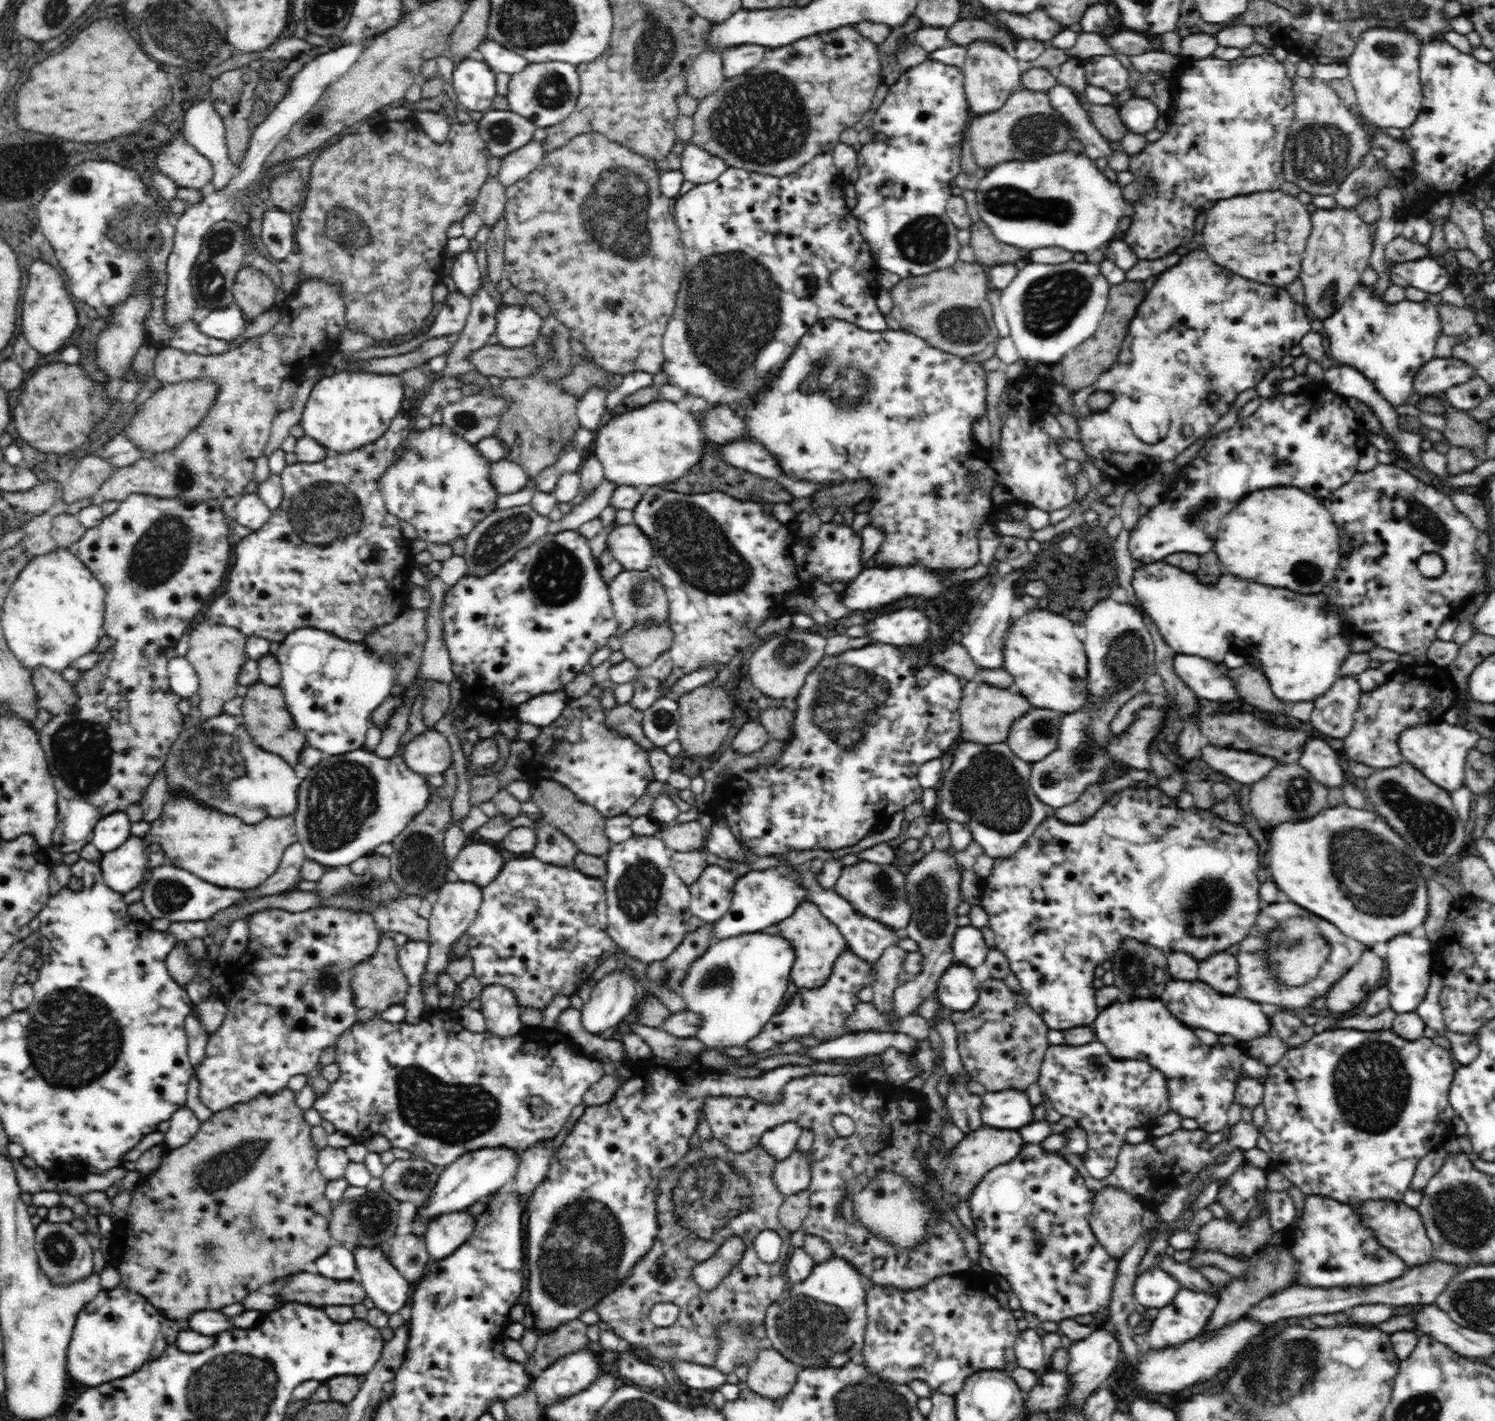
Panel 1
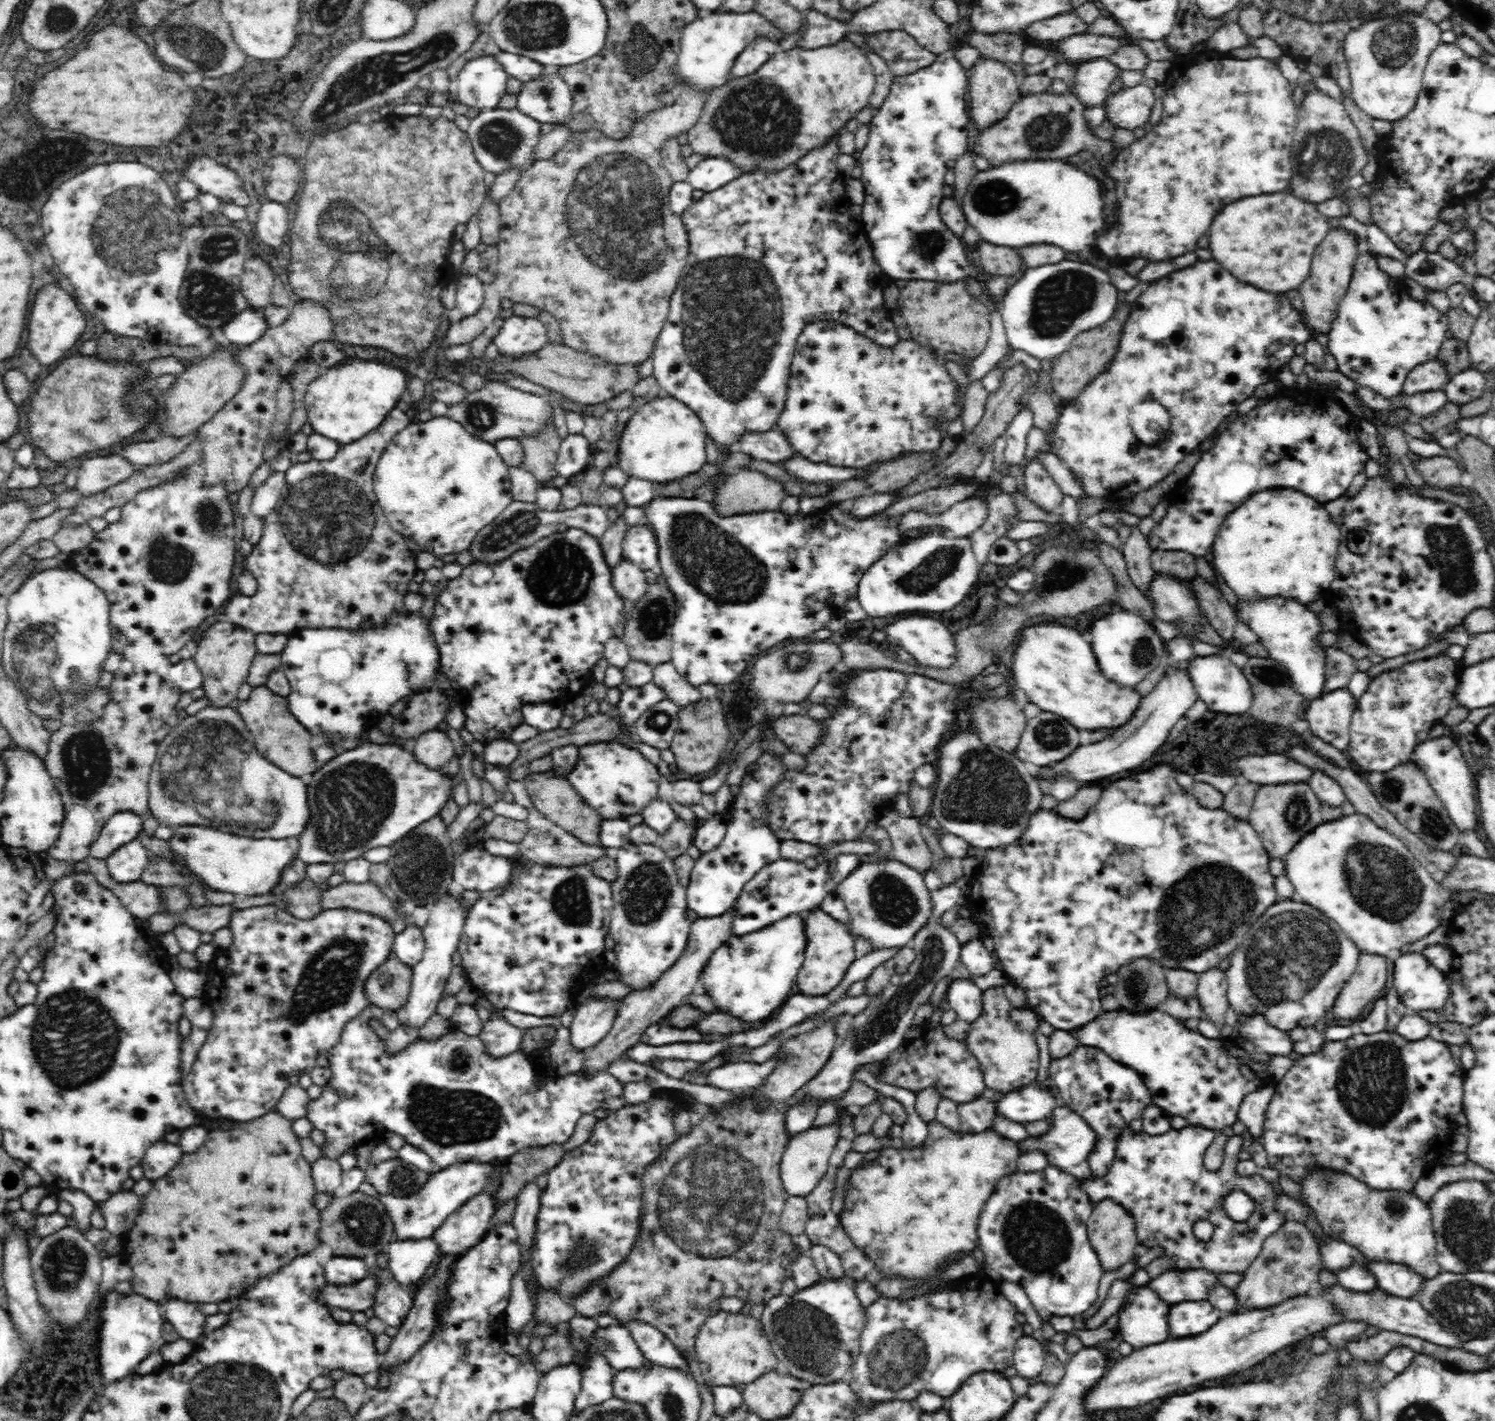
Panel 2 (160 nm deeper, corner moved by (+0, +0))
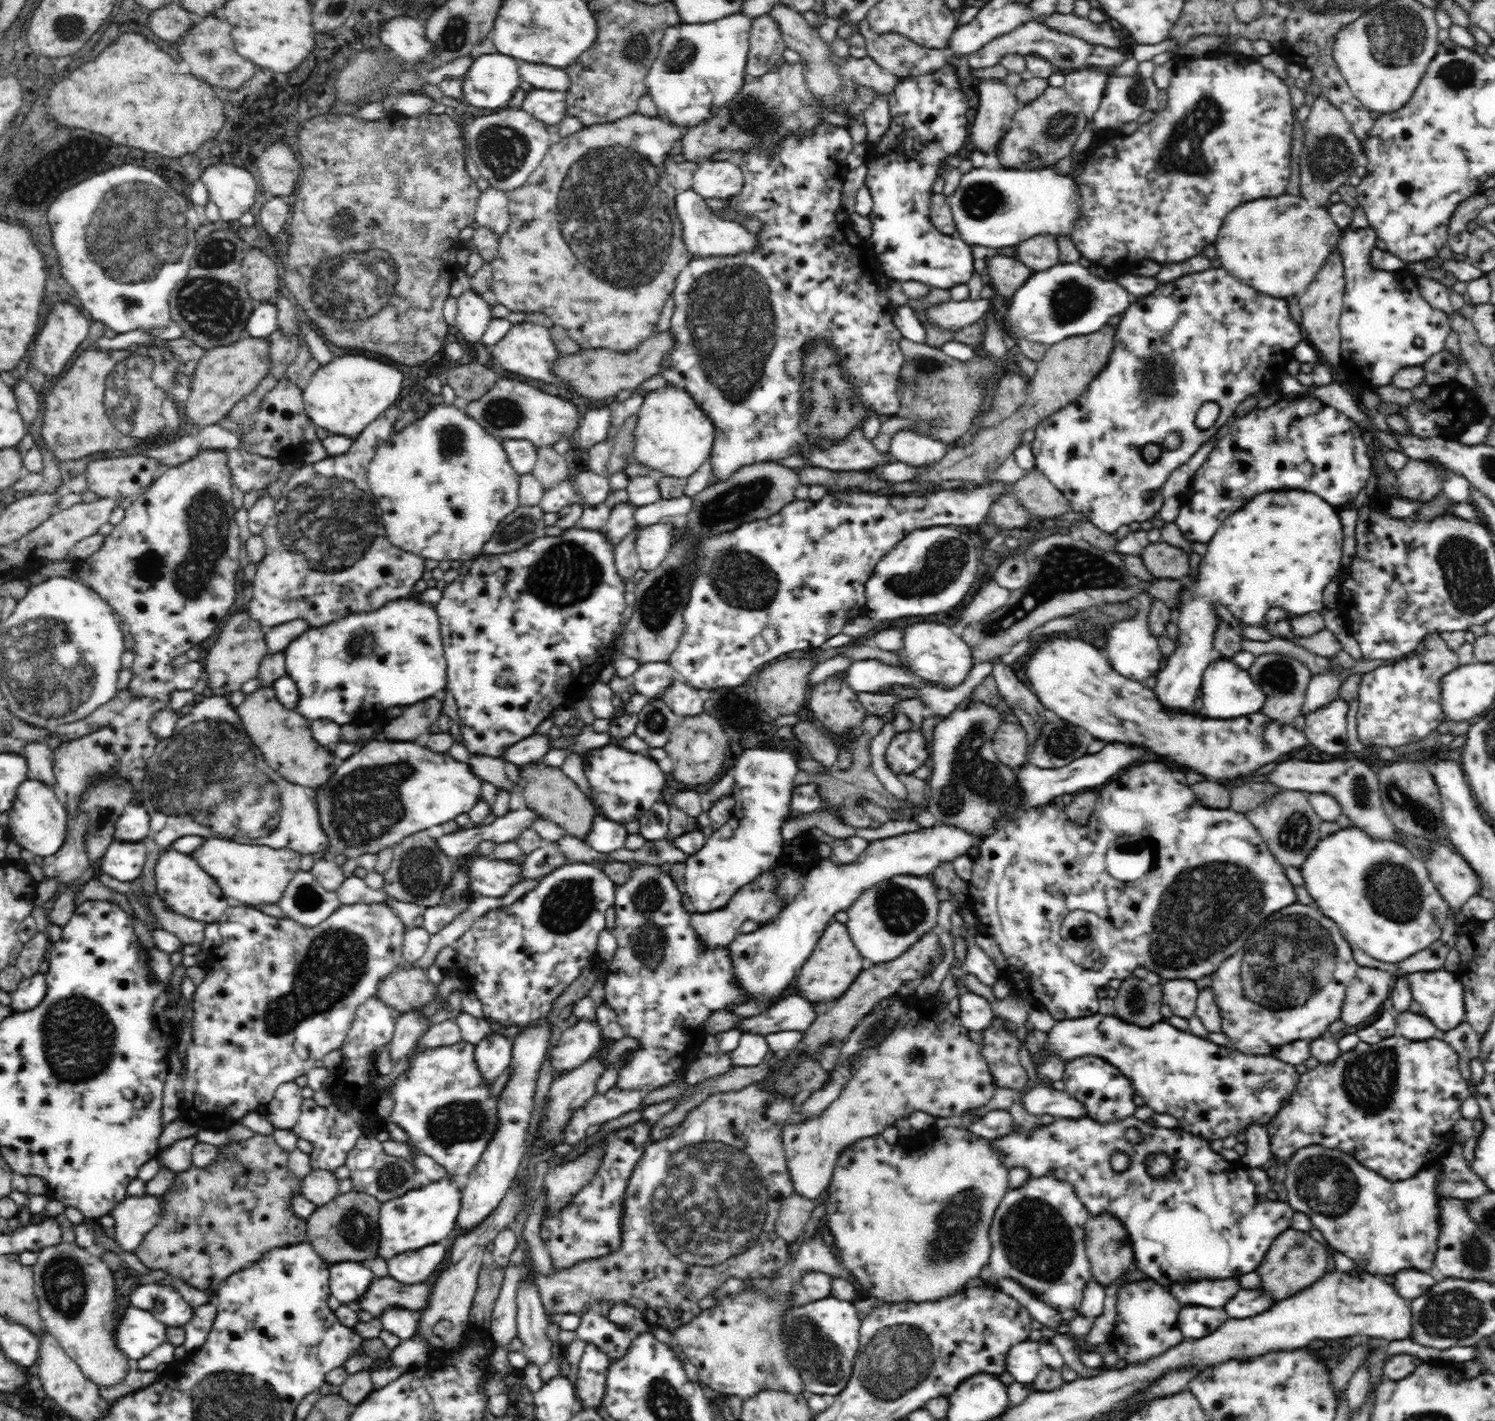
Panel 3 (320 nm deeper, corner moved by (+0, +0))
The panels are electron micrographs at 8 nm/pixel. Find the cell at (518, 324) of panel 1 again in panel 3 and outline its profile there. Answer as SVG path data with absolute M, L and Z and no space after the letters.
M528 321L520 322L520 324L512 325L504 338L493 345L491 356L505 370L522 374L527 378L544 381L546 384L562 385L562 382L556 379L550 371L553 360L559 355L559 350L549 335L548 327Z

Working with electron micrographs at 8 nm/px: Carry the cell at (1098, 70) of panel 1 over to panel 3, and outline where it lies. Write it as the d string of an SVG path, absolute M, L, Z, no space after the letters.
M1085 67L1065 75L1063 89L1079 104L1087 121L1100 109L1110 73L1102 68Z

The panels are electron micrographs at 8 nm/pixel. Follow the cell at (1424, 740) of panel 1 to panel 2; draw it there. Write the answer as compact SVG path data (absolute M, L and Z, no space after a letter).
M1448 732L1442 736L1428 737L1423 739L1413 748L1412 762L1418 765L1435 793L1442 799L1448 814L1456 827L1460 829L1461 834L1464 832L1476 832L1478 827L1478 817L1476 817L1476 792L1477 785L1471 777L1468 763L1463 757L1462 750L1456 739Z

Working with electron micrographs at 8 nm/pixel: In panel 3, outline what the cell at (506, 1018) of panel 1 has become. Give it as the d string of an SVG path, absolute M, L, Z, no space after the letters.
M492 1030L477 1042L474 1055L486 1081L494 1082L511 1066L512 1048L514 1048L512 1039L511 1036Z

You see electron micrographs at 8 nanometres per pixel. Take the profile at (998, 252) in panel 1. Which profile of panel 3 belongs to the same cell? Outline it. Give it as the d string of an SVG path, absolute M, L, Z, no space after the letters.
M992 251L986 258L986 267L992 282L992 288L998 295L1007 300L1011 294L1032 274L1030 270L1017 256L1006 256Z

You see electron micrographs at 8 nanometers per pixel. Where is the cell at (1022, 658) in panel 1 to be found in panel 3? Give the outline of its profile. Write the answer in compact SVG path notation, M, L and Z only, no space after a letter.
M1048 638L1033 648L1032 656L1026 662L1026 680L1032 686L1032 692L1038 697L1042 706L1056 716L1072 725L1078 726L1092 737L1109 742L1142 743L1148 752L1158 752L1162 756L1170 756L1176 762L1184 762L1186 766L1214 776L1214 778L1230 778L1248 770L1256 770L1268 762L1280 760L1272 756L1282 756L1294 748L1310 745L1304 731L1298 732L1292 725L1278 726L1259 712L1248 714L1234 720L1212 720L1212 718L1192 718L1192 716L1174 716L1156 700L1155 694L1144 682L1124 678L1109 665L1102 650L1078 638Z

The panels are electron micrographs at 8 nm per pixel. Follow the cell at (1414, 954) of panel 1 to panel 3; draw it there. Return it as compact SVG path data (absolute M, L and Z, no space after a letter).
M1445 969L1425 970L1416 972L1407 972L1398 977L1403 978L1409 986L1410 994L1414 1002L1420 1002L1422 1014L1431 1019L1431 1021L1441 1030L1445 1031L1458 1023L1464 1022L1464 1001L1462 994L1462 983L1453 973Z

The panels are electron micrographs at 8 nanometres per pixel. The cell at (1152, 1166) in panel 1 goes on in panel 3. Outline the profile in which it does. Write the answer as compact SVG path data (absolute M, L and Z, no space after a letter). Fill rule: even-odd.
M1130 1115L1125 1120L1120 1122L1110 1122L1101 1124L1092 1120L1092 1118L1078 1117L1078 1118L1056 1118L1054 1122L1050 1122L1050 1125L1043 1126L1034 1130L1026 1130L1015 1124L1014 1131L1008 1137L997 1139L992 1141L994 1146L1001 1151L1001 1159L1005 1162L1007 1167L1020 1166L1030 1171L1030 1176L1039 1177L1042 1175L1050 1175L1054 1178L1062 1179L1069 1182L1077 1192L1078 1198L1090 1211L1090 1216L1098 1216L1102 1213L1112 1213L1118 1217L1130 1235L1130 1242L1134 1249L1134 1262L1137 1268L1148 1275L1148 1279L1154 1280L1159 1285L1167 1287L1172 1281L1176 1279L1185 1278L1206 1278L1206 1279L1238 1279L1243 1274L1248 1272L1254 1272L1256 1267L1261 1263L1263 1256L1266 1254L1268 1247L1272 1244L1272 1241L1281 1233L1284 1232L1288 1227L1291 1226L1293 1214L1295 1211L1290 1204L1278 1200L1273 1194L1273 1178L1262 1174L1260 1169L1250 1169L1243 1164L1241 1160L1237 1162L1230 1162L1220 1154L1220 1152L1214 1152L1212 1150L1211 1141L1208 1138L1200 1134L1193 1134L1186 1130L1180 1130L1177 1128L1166 1129L1161 1127L1150 1127L1146 1121L1140 1121L1135 1115ZM1128 1128L1136 1128L1142 1138L1140 1142L1130 1142L1126 1138L1126 1130ZM1114 1152L1124 1152L1128 1156L1128 1168L1122 1172L1118 1172L1112 1169L1110 1165L1110 1158ZM1150 1154L1165 1154L1171 1160L1171 1169L1162 1176L1154 1176L1146 1167L1146 1160L1150 1157Z

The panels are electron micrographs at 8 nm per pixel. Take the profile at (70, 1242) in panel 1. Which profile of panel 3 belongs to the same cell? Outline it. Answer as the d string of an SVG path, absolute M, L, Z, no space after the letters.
M60 1242L41 1248L37 1253L37 1261L30 1267L32 1273L32 1292L37 1302L37 1311L45 1332L51 1334L60 1347L68 1353L72 1360L80 1365L84 1375L92 1379L96 1386L114 1386L119 1384L129 1372L128 1361L121 1356L115 1346L114 1330L117 1324L114 1272L104 1263L98 1253L84 1248L75 1242Z

